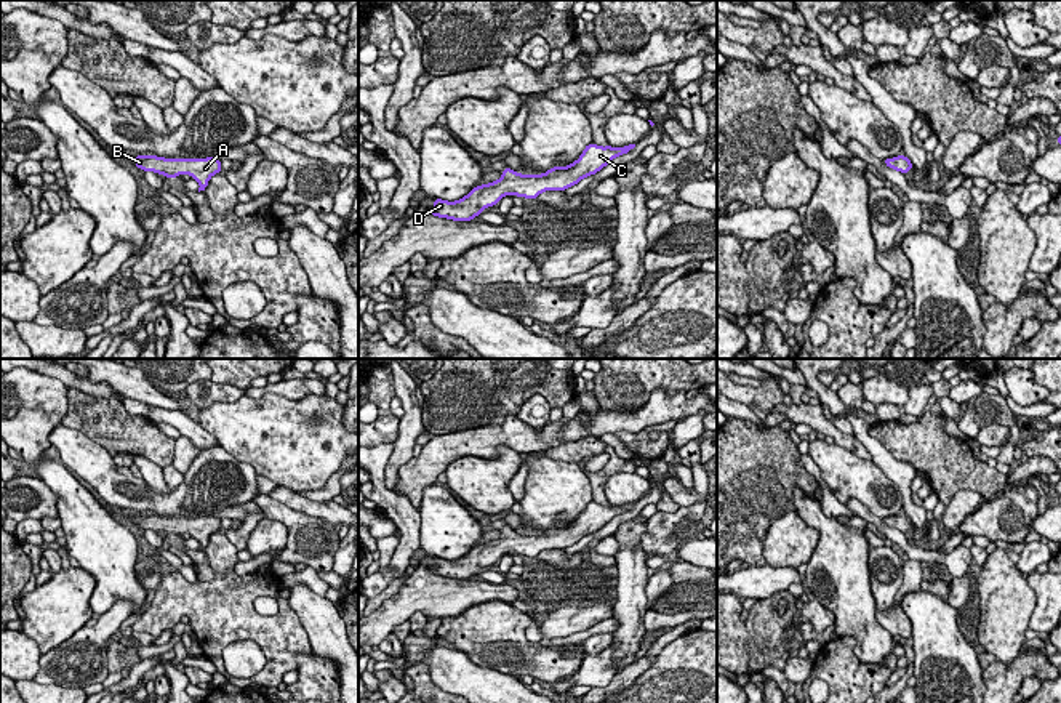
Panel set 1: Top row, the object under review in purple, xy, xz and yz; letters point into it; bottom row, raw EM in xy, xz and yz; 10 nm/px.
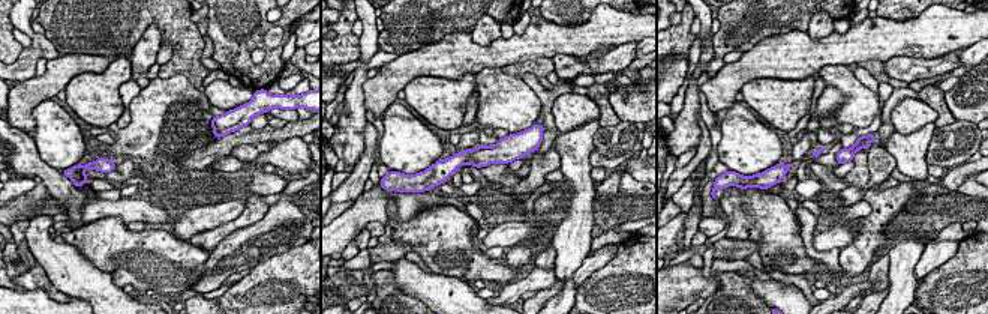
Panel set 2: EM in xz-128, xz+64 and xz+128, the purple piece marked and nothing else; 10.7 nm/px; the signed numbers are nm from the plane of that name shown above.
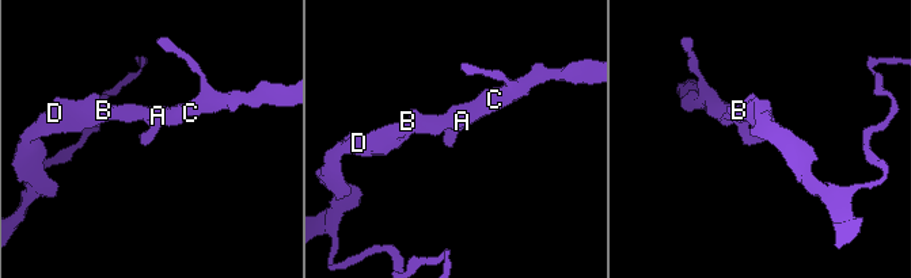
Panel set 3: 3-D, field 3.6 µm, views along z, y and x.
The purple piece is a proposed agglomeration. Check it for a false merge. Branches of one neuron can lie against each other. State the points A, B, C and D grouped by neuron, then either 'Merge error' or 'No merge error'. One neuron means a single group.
Groups: A B C D. No merge error

